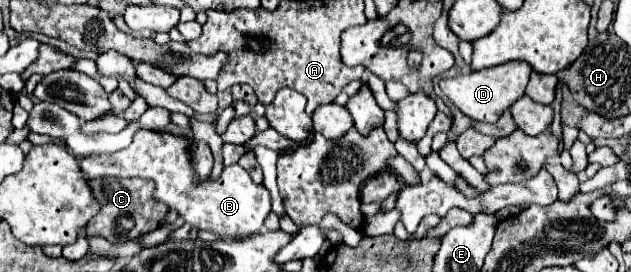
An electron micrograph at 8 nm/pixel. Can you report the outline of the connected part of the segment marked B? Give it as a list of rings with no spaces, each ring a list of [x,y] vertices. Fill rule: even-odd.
[[[138,131],[129,147],[113,154],[89,156],[81,158],[79,162],[81,172],[85,178],[97,176],[119,176],[119,178],[153,178],[157,202],[163,202],[169,210],[177,210],[179,218],[187,224],[209,230],[219,238],[225,236],[251,236],[257,234],[263,226],[265,216],[271,212],[271,196],[263,184],[253,182],[247,170],[239,164],[229,166],[223,170],[219,180],[211,176],[199,178],[195,172],[195,158],[193,158],[193,144],[189,138],[181,134],[167,134],[167,132]]]

